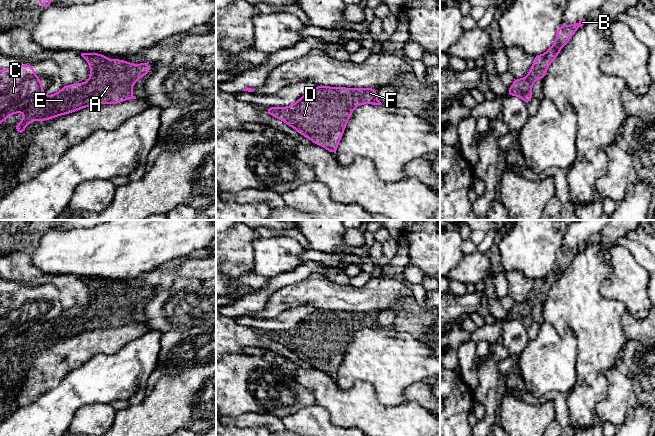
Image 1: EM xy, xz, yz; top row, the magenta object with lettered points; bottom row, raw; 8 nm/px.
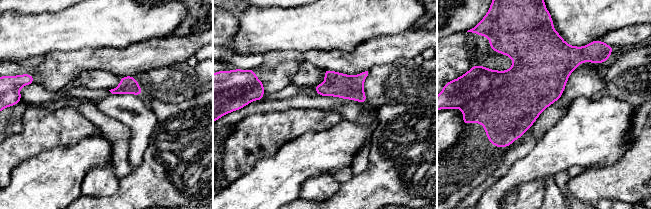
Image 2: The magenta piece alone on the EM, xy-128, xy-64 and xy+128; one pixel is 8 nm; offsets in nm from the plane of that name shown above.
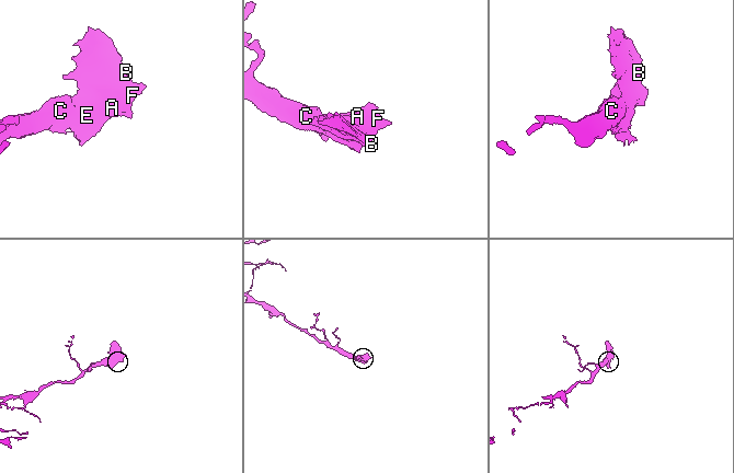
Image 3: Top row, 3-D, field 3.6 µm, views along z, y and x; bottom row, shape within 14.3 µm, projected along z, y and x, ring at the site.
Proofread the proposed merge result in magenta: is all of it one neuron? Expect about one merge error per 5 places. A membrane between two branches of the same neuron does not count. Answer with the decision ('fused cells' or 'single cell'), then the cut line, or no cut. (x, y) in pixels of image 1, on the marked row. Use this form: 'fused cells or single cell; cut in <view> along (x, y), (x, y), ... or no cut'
single cell; no cut

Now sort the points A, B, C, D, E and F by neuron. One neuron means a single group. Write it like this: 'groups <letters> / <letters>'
groups A B C D E F

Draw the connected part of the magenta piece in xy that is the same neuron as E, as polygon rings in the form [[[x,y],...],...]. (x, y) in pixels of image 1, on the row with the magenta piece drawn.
[[[91,52],[81,53],[81,56],[90,66],[89,80],[84,83],[64,85],[59,92],[49,96],[43,93],[40,77],[34,73],[32,65],[21,64],[15,68],[0,69],[0,124],[8,116],[24,112],[24,118],[14,125],[16,132],[24,135],[25,127],[36,120],[46,121],[98,104],[118,104],[136,99],[132,94],[133,85],[152,68],[150,63],[132,64],[121,59],[108,60],[105,54]]]

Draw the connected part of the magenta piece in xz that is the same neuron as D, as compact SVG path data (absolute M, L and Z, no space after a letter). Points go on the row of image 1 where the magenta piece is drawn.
M315 86L293 105L265 111L335 155L354 109L362 104L382 105L377 89Z

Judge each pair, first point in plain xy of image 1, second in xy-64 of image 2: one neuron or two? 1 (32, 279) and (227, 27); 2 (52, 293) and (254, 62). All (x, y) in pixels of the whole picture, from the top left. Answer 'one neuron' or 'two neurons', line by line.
1: one neuron
2: two neurons

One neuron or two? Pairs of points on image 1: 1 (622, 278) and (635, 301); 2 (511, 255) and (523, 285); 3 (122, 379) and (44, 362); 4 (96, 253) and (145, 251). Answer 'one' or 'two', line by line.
1: one
2: two
3: two
4: one

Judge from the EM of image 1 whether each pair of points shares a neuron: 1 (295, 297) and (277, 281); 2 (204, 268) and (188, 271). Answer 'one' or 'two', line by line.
1: two
2: one

